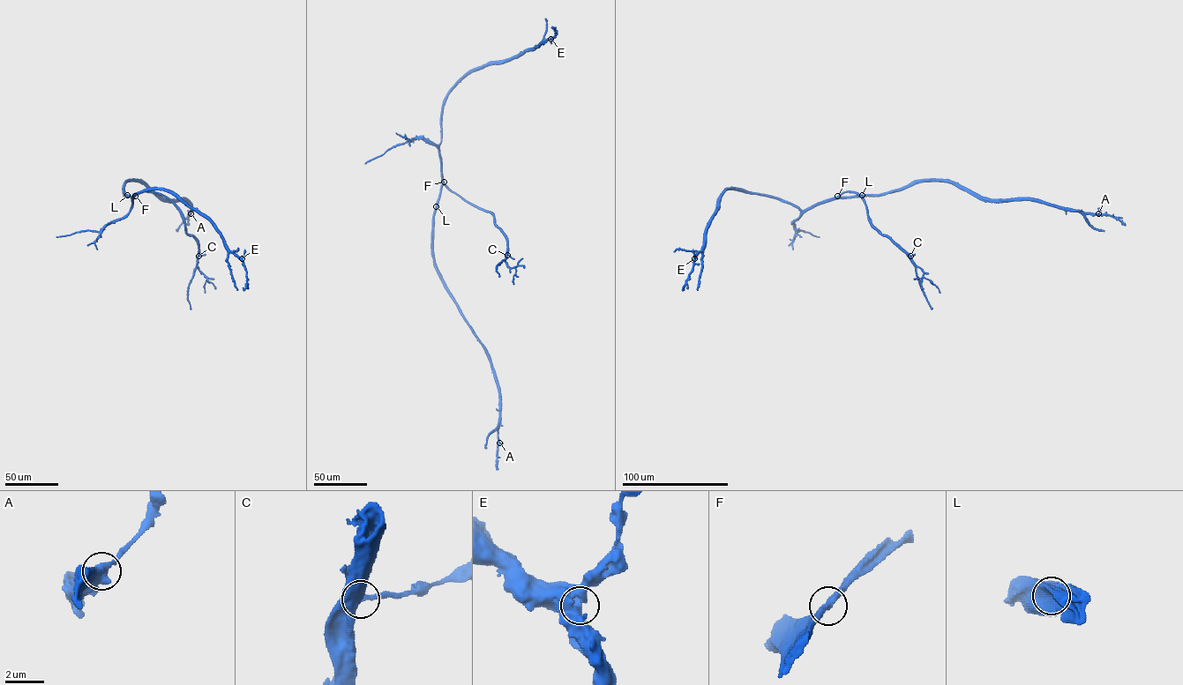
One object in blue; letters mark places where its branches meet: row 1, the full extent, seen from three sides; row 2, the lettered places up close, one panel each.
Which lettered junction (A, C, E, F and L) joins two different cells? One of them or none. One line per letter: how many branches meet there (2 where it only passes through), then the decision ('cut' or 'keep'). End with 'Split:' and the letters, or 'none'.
A: branches 2; keep
C: branches 2; keep
E: branches 2; keep
F: branches 2; keep
L: branches 2; keep
Split: none

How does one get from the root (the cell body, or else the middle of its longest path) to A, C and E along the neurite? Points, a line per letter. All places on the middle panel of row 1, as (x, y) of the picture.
A: (438, 199), (433, 257), (445, 288), (482, 346), (490, 361), (499, 395), (499, 443)
C: (438, 199), (444, 183), (477, 207), (490, 212), (506, 239), (507, 255)
E: (438, 199), (441, 183), (441, 111), (446, 94), (468, 73), (490, 64), (511, 60), (550, 39)

